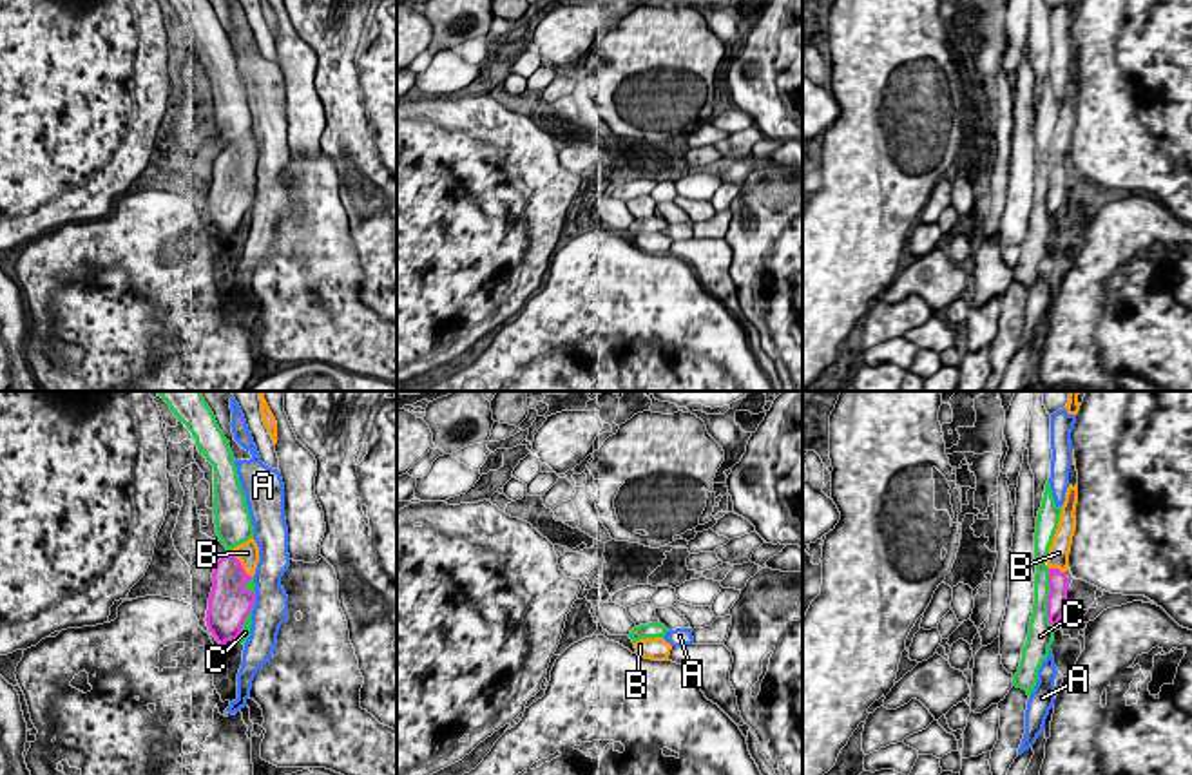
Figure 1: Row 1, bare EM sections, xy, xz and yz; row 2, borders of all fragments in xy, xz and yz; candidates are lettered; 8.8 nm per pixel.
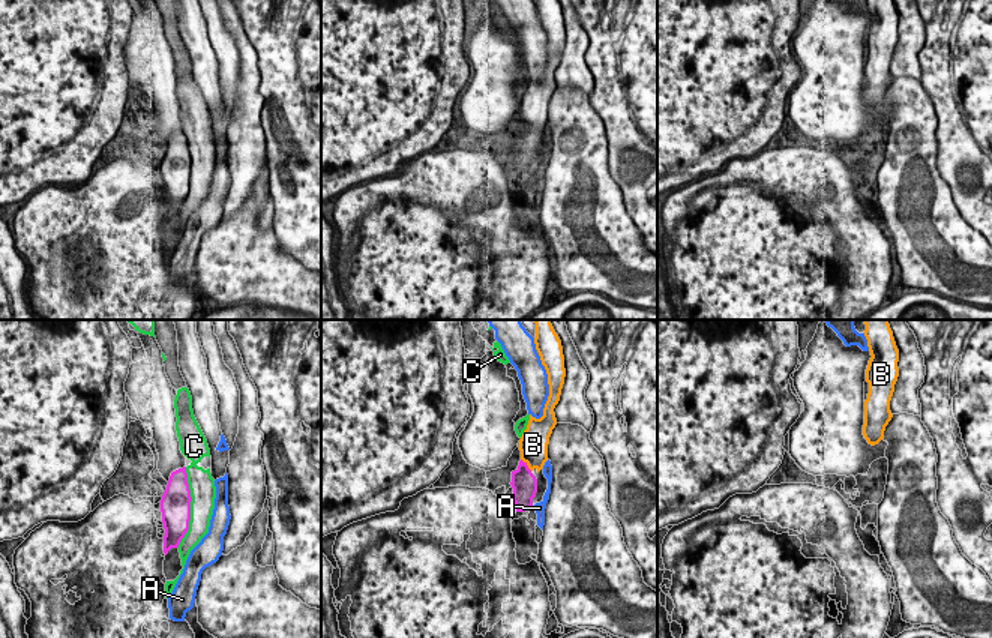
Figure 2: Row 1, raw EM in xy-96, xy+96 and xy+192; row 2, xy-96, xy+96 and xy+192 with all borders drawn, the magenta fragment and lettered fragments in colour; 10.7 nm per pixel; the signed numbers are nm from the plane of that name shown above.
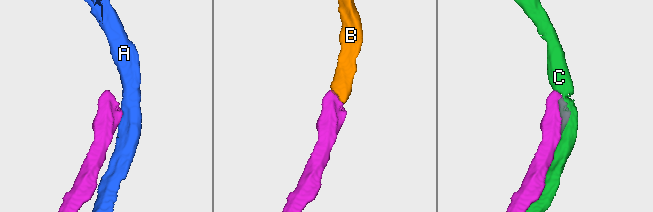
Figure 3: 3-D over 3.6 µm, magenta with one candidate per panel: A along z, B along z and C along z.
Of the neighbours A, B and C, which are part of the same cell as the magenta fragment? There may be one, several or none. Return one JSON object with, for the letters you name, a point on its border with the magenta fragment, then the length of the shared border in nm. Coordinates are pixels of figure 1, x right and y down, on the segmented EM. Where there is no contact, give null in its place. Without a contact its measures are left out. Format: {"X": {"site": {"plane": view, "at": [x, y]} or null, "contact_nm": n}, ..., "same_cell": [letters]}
{"B": {"site": {"plane": "xy", "at": [241, 565]}, "contact_nm": 320}, "same_cell": ["B"]}

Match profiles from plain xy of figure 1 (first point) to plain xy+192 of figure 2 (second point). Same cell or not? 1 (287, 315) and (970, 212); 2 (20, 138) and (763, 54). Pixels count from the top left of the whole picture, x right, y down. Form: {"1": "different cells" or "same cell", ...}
{"1": "different cells", "2": "same cell"}

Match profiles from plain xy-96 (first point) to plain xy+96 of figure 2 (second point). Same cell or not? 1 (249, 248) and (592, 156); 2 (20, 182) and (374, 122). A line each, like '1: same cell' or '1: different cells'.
1: same cell
2: same cell

